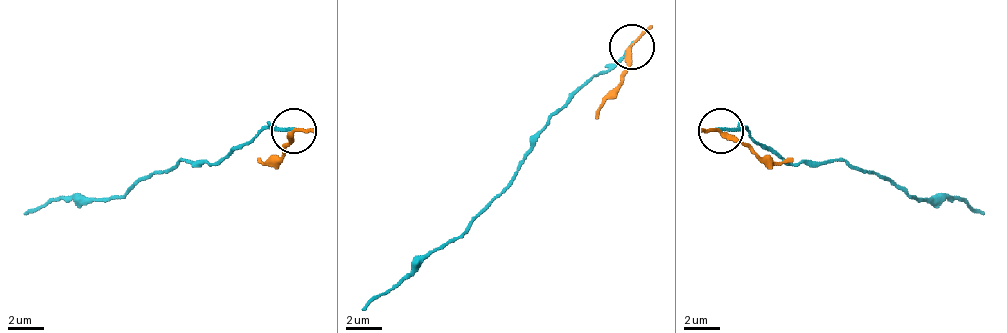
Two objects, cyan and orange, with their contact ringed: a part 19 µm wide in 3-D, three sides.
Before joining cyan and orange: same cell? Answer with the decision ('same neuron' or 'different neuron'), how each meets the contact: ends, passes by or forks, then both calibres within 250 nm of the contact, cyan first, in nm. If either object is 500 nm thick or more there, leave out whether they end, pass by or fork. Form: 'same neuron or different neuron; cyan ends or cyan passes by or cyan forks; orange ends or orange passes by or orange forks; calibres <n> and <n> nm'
different neuron; cyan ends; orange passes by; calibres 130 and 200 nm

